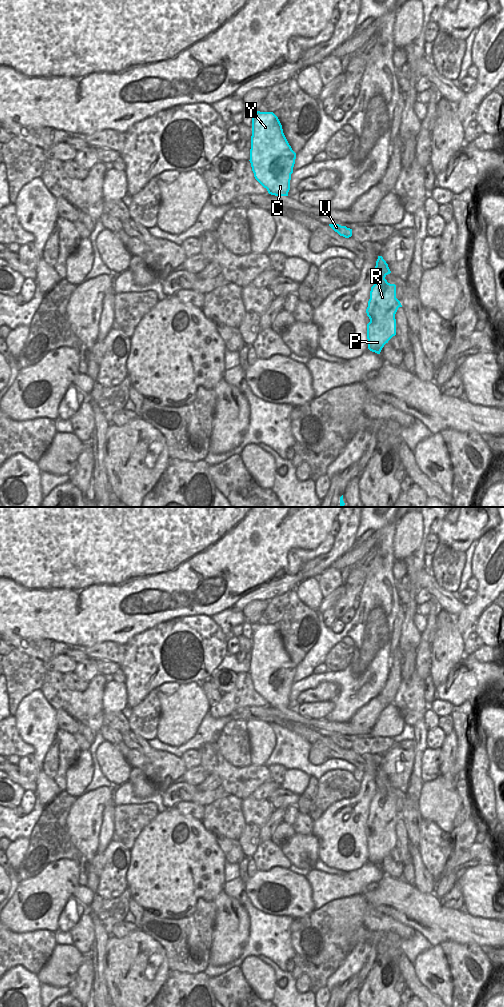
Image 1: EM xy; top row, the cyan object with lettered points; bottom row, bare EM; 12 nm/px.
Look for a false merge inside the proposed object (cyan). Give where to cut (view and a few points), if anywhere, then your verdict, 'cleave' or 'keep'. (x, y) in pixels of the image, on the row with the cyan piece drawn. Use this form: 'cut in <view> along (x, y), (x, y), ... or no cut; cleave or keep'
no cut; keep

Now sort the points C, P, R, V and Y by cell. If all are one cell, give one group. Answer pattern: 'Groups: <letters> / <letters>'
Groups: C P R V Y.

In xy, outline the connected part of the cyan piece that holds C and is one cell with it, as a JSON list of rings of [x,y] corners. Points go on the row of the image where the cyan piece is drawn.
[[[252,112],[250,163],[255,179],[275,196],[288,196],[296,153],[273,112]]]

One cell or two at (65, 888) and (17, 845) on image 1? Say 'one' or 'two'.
two

